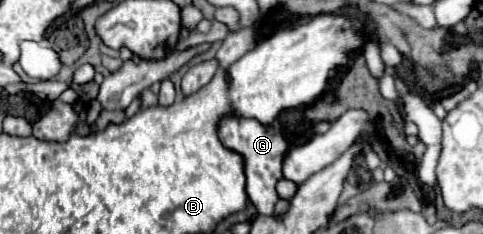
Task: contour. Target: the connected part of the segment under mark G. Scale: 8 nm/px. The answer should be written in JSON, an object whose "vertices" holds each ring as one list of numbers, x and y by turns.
{"vertices":[[230,112,218,120,218,138,224,144,224,148,228,148,244,158,246,194,248,194,250,202,256,206,258,214,272,216,274,204,278,202,276,184,284,178,282,162,288,152,288,142,284,138,282,130,276,124,262,124,256,118,244,118,244,116]]}

